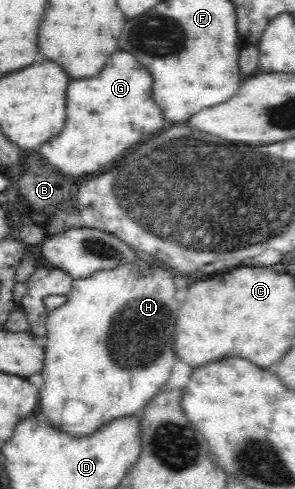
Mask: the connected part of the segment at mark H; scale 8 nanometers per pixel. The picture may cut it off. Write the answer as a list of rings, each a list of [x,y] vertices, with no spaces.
[[[140,254],[136,260],[130,264],[120,264],[113,269],[100,269],[88,275],[86,278],[79,278],[72,283],[71,291],[67,294],[67,301],[47,314],[47,333],[44,366],[41,370],[43,382],[39,388],[39,408],[38,412],[44,415],[56,429],[66,432],[69,435],[81,437],[91,435],[95,430],[107,425],[112,419],[139,414],[148,404],[148,401],[168,382],[172,366],[176,360],[176,353],[172,350],[174,346],[174,324],[178,318],[178,300],[174,298],[176,286],[174,274],[171,270],[164,268],[160,261],[154,257]]]

